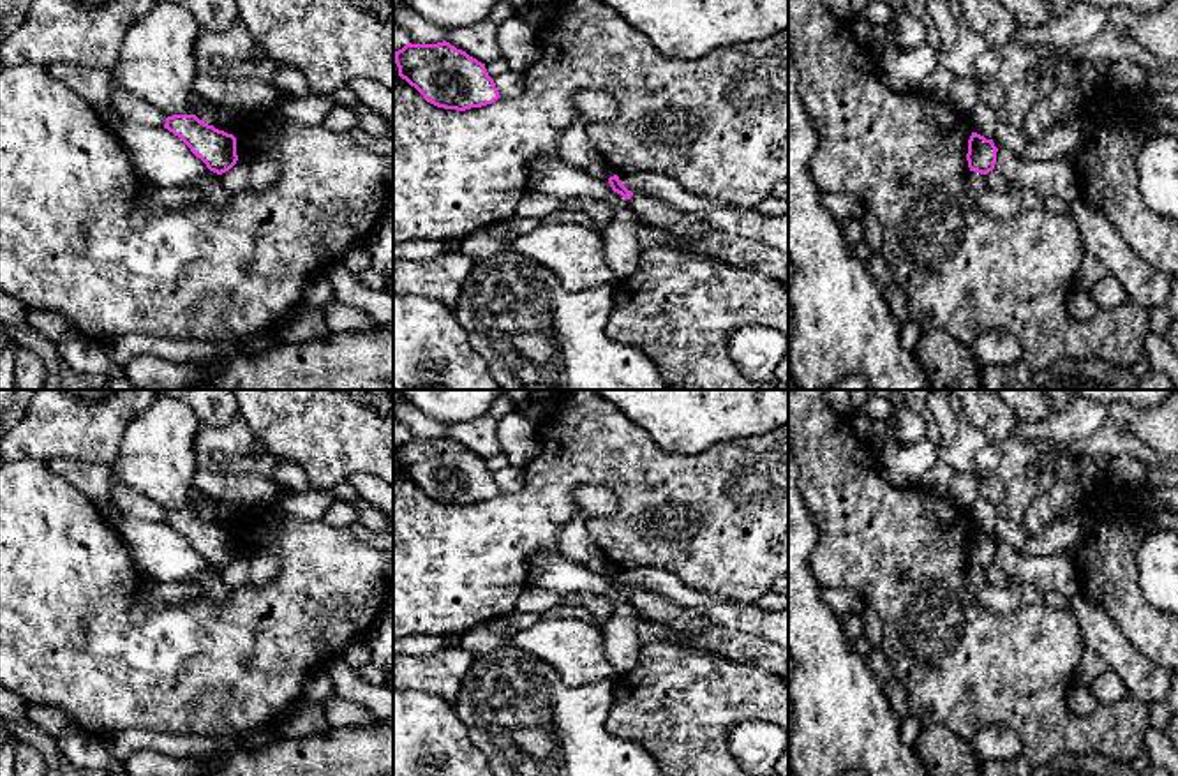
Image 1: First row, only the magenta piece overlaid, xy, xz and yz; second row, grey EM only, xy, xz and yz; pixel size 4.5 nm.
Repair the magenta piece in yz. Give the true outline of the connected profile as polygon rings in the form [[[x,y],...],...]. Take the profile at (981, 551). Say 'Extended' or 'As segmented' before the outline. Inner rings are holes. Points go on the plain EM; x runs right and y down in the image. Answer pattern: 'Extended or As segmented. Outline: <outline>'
As segmented. Outline: [[[972,527],[968,534],[968,563],[970,566],[977,566],[980,570],[988,570],[995,564],[996,547],[993,534],[986,534],[984,531]]]

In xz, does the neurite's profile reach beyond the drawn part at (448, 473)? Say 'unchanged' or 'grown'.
unchanged

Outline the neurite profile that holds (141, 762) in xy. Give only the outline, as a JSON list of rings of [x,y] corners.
[[[136,750],[123,760],[129,776],[201,776],[201,758],[175,758],[153,750]]]

